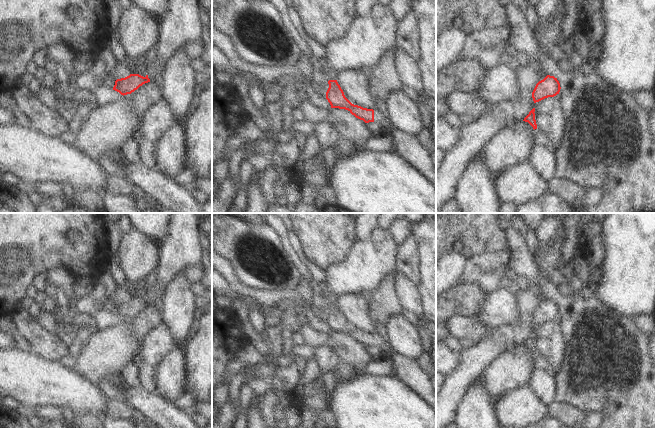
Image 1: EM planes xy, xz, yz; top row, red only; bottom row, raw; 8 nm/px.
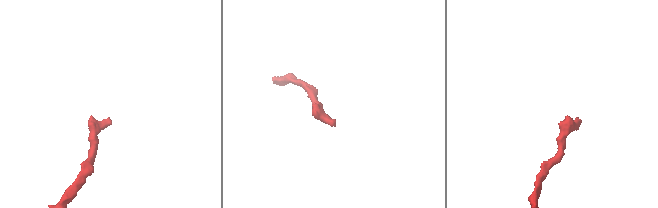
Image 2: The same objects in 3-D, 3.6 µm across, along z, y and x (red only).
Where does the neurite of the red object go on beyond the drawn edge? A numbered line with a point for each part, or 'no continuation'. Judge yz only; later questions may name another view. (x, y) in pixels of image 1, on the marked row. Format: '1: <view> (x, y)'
no continuation

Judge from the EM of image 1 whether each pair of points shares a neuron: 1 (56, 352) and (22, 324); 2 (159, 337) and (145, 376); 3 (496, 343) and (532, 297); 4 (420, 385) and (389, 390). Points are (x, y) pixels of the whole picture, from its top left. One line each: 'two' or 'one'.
1: one
2: one
3: one
4: two

